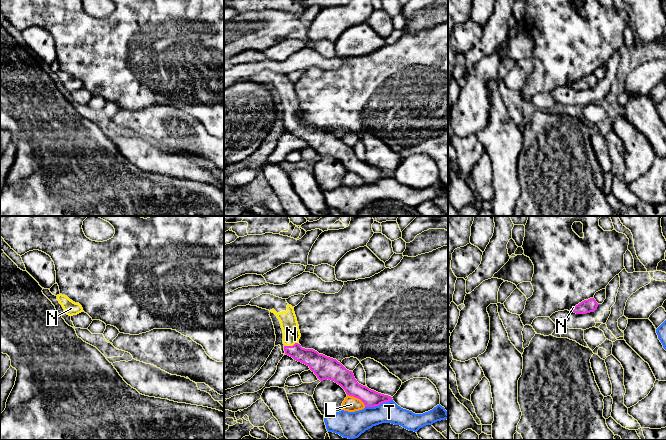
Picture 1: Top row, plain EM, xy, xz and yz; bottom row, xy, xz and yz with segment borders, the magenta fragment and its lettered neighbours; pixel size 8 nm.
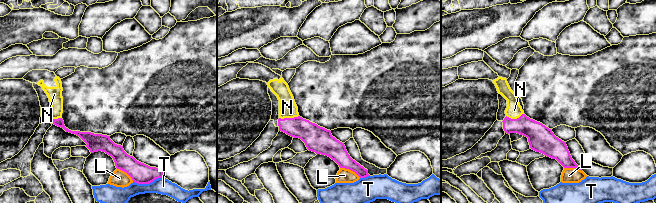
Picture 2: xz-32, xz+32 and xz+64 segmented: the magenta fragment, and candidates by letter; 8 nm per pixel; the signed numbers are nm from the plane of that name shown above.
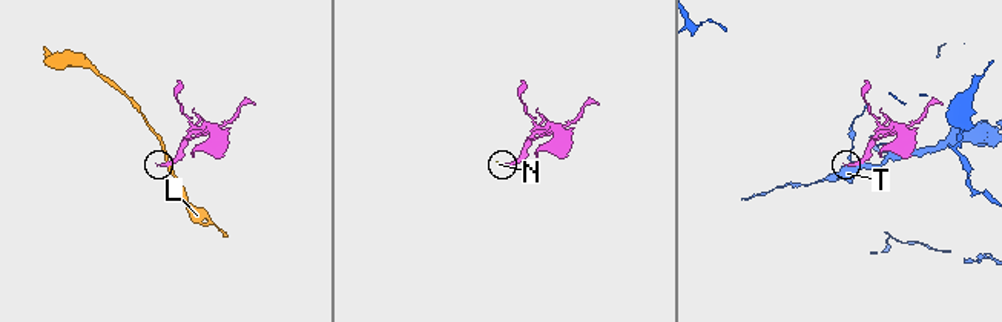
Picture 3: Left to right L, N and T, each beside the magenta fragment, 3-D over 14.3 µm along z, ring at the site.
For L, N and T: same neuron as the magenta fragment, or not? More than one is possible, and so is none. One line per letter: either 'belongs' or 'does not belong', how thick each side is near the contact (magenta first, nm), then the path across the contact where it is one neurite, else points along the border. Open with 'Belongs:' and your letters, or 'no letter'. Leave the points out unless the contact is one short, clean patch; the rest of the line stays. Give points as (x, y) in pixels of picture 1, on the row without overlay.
Belongs: N
L: does not belong; calibres 150 and 130 nm; border xz (347, 170), (357, 173), (365, 182)
N: belongs; calibres 140 and 140 nm; way xz (316, 138), (297, 129), (290, 122), (291, 110)
T: does not belong; calibres 140 and 190 nm; border xz (392, 175), (378, 181), (365, 183)

